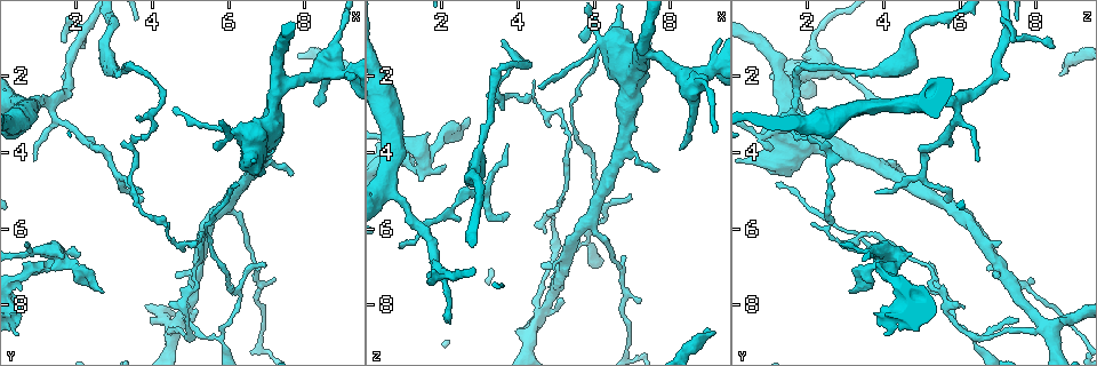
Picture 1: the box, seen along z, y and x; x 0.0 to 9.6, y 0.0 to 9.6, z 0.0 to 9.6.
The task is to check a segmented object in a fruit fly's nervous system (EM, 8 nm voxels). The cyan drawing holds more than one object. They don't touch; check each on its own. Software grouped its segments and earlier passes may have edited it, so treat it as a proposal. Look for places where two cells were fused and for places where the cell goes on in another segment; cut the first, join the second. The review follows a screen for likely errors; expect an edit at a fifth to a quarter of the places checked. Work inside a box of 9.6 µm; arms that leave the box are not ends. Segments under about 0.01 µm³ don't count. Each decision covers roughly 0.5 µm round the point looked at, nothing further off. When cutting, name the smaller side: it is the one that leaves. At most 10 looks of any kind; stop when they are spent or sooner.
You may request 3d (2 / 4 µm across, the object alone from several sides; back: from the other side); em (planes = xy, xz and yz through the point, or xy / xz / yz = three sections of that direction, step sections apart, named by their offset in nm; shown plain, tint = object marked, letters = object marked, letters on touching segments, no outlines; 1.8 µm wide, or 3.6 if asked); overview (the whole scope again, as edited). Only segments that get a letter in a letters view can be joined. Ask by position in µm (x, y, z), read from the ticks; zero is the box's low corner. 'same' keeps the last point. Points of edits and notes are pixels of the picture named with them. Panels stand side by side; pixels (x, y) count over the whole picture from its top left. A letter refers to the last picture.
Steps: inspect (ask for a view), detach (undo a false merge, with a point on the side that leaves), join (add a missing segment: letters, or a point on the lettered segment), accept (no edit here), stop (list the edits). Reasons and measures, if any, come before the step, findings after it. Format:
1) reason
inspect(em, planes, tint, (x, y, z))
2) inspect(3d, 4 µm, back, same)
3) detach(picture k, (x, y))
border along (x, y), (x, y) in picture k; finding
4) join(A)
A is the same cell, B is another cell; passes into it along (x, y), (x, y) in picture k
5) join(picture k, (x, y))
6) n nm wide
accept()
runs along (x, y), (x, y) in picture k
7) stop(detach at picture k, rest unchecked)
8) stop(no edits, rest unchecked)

abrupt turn
inspect(em, xy, step 16, tint, (4.55, 8.60, 8.25))

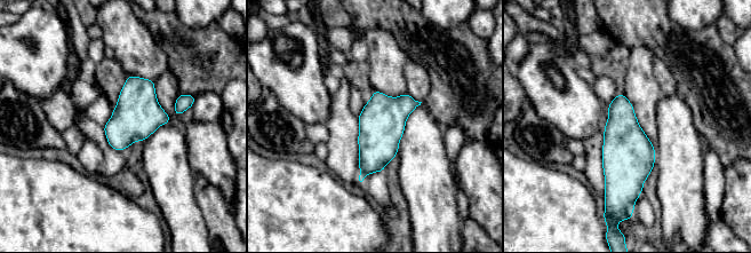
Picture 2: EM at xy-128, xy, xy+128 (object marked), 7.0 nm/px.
see the neighbours
inspect(em, xy, step 16, letters, same)

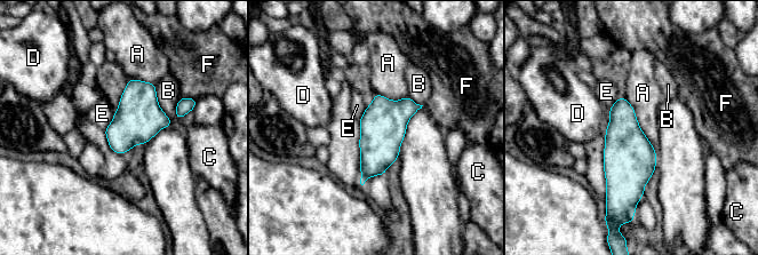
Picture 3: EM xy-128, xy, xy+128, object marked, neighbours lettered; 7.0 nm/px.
accept()
A, B, C, D, E and F are other cells; continuous, no second cell

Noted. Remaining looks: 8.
arms part here
inspect(em, 3.6 µm, planes, letters, (1.55, 6.65, 4.25))

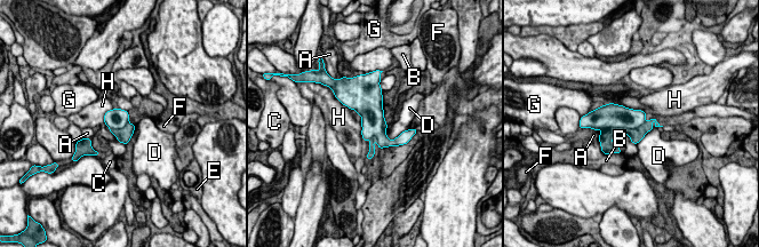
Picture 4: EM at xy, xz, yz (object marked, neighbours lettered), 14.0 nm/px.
detach(picture 4, (610, 116))
A, B, C, D, E, F, G and H are other cells; two cells meet here

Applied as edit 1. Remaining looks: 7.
inspect(overview)

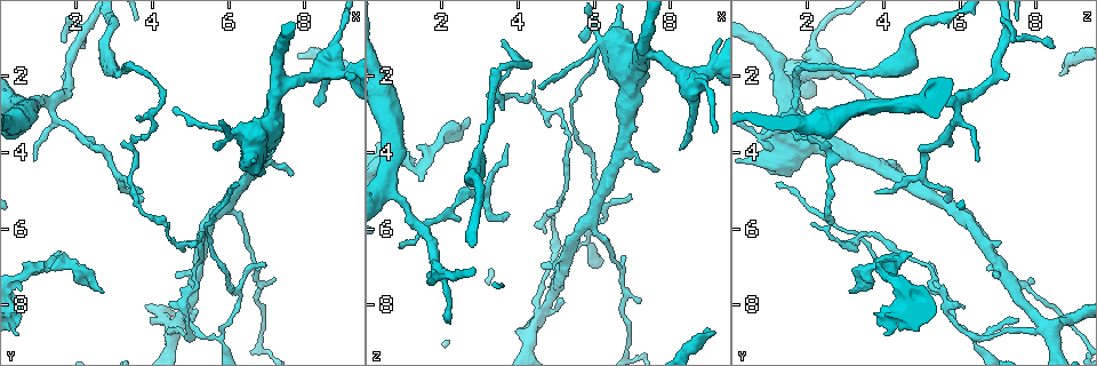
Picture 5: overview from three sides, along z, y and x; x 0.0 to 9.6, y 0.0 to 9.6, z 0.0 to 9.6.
calibre changes
inspect(em, yz, step 16, tint, (4.85, 8.10, 5.65))

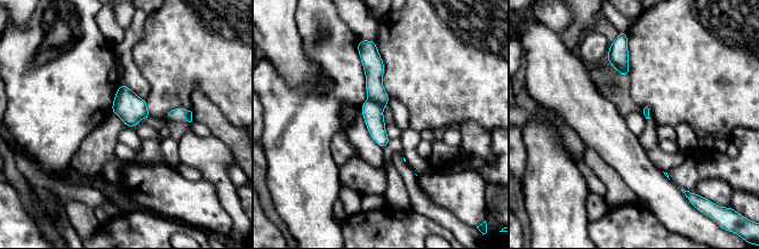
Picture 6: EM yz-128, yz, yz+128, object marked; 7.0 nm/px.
inspect(em, planes, letters, same)

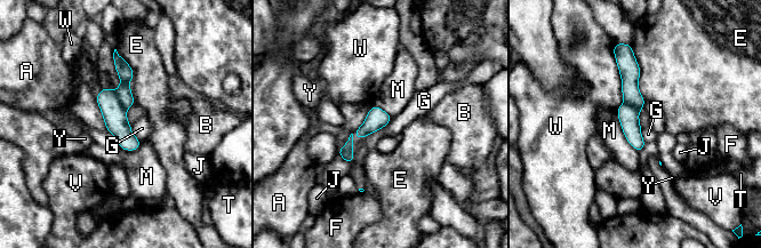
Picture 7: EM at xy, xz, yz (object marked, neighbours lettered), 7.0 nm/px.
150 nm wide
detach(picture 7, (126, 73))
A, B, E, F, G, J, M, T, V, W and Y are other cells; border along (114, 92), (119, 102), (126, 109) in picture 7; two cells meet here

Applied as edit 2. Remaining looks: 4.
free end
inspect(em, planes, letters, (2.75, 7.60, 3.15))

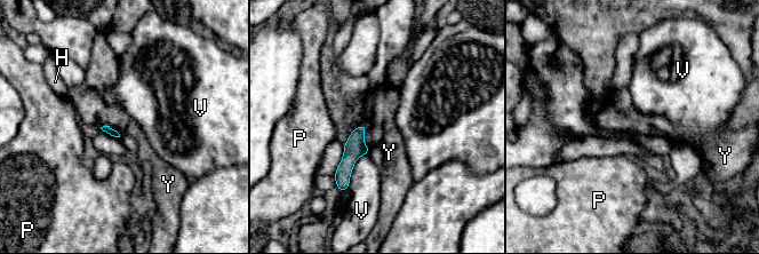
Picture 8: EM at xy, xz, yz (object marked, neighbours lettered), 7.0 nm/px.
accept()
H, P, V and Y are other cells; runs along (362, 128), (344, 169), (344, 185) in picture 8; no lettered segment goes on from it

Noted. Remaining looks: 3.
sharp bend
inspect(3d, 4 µm, (7.40, 2.30, 1.45))

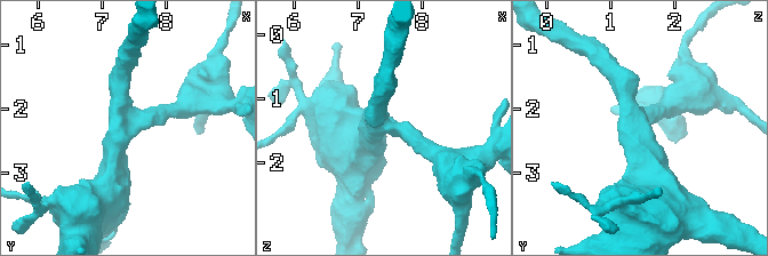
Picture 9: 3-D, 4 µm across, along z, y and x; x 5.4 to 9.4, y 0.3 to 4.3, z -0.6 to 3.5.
3 arms; arms of 260, 300, 420 nm
inspect(em, xy, step 16, tint, (7.40, 2.30, 1.40))

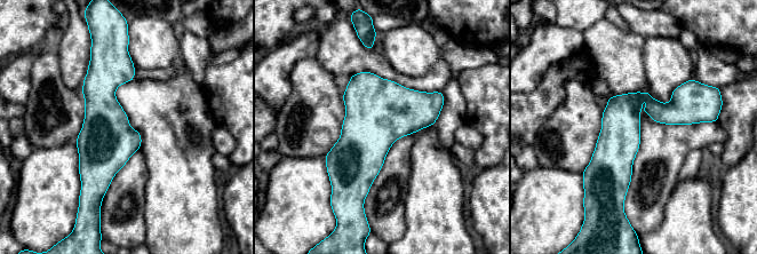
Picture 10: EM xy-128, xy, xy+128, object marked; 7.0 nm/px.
inspect(em, planes, letters, same)

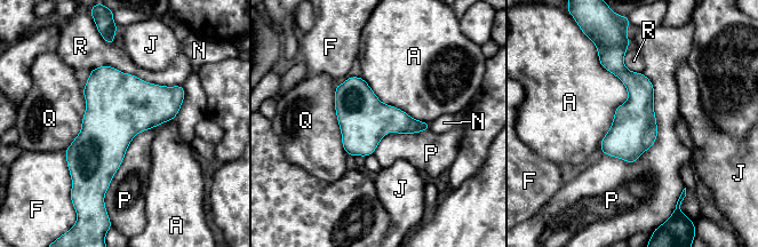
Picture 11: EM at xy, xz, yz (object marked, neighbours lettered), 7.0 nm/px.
320 nm wide
accept()
A, F, J, N, P, Q and R are other cells; border along (643, 72), (656, 140), (629, 164) in picture 11; one cell here

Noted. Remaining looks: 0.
stop(detach at picture 4, detach at picture 7, rest unchecked)

